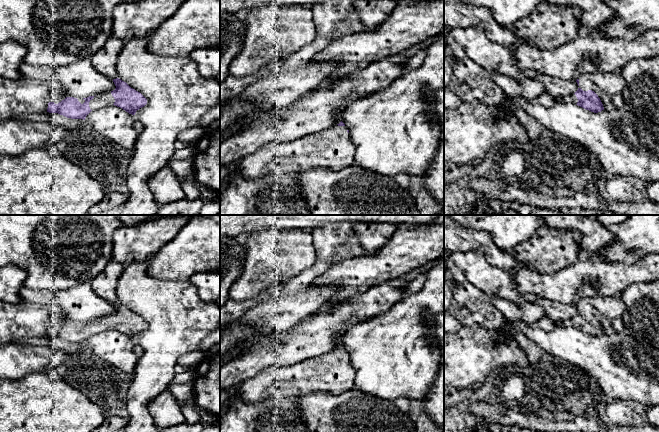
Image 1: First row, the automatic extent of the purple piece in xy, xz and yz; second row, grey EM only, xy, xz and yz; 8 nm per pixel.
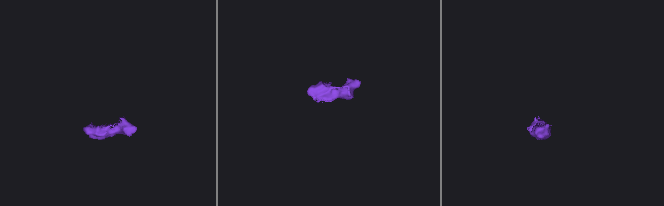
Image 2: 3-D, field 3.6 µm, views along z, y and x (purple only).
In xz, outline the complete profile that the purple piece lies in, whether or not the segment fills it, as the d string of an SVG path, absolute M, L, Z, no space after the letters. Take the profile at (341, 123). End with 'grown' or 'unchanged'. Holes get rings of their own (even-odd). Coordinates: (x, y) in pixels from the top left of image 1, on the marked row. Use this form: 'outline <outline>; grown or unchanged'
outline M341 121L332 128L291 142L278 142L276 155L295 168L339 171L354 164L355 147Z; grown

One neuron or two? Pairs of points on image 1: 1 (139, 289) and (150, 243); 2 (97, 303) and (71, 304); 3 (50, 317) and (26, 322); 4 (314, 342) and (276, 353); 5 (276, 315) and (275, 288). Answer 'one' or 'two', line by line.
1: two
2: one
3: one
4: one
5: one

